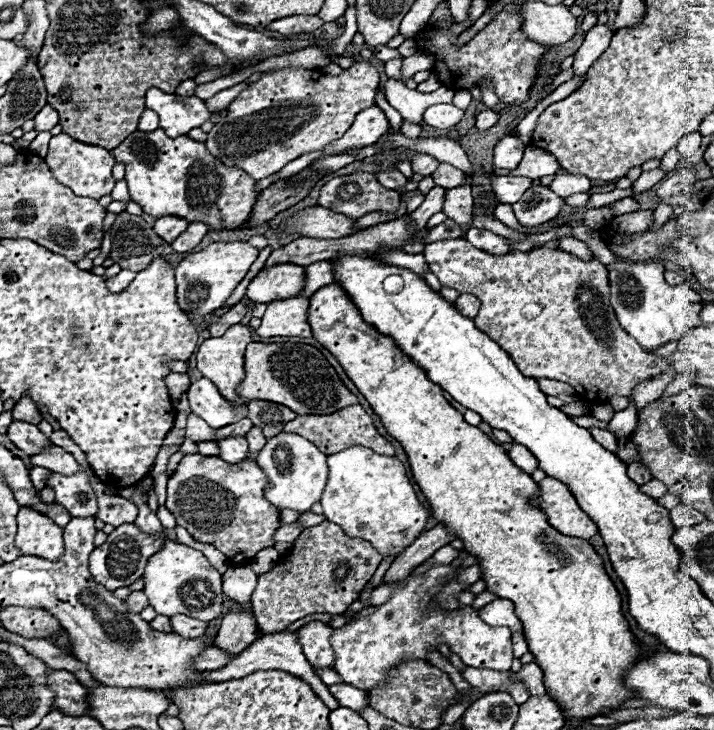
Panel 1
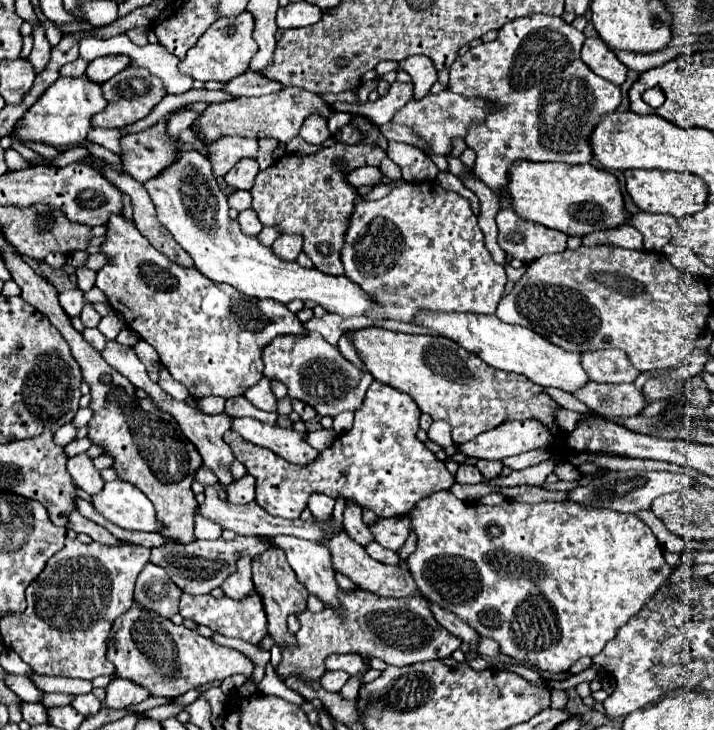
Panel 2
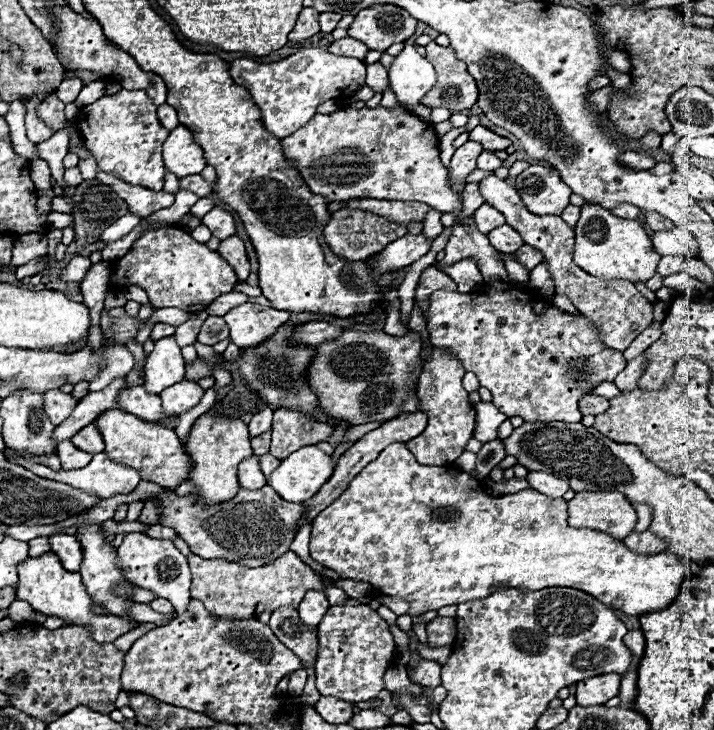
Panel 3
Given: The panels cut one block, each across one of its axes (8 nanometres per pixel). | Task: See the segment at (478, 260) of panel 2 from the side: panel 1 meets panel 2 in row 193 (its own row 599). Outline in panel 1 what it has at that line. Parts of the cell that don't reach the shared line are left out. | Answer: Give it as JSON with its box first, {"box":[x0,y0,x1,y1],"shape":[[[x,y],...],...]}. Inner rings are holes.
{"box":[332,566,512,690],"shape":[[[434,566],[428,574],[420,574],[414,576],[410,574],[410,578],[404,578],[400,582],[394,584],[402,584],[400,592],[394,594],[388,602],[384,602],[382,606],[378,606],[378,610],[366,618],[354,620],[338,630],[332,632],[332,646],[334,646],[334,654],[336,654],[336,664],[334,670],[342,676],[342,680],[346,684],[352,684],[360,690],[370,690],[374,686],[378,686],[386,674],[386,670],[400,662],[400,660],[408,660],[408,658],[426,658],[426,650],[428,648],[438,648],[440,642],[446,642],[450,646],[452,652],[456,652],[460,656],[460,660],[466,666],[474,666],[474,668],[492,668],[498,672],[508,672],[510,664],[512,664],[512,642],[510,642],[510,630],[508,628],[492,628],[484,622],[480,622],[478,612],[462,606],[456,602],[456,598],[452,594],[458,594],[462,590],[468,590],[468,586],[458,582],[458,574],[462,572],[462,566],[458,570],[452,570],[450,566]]]}

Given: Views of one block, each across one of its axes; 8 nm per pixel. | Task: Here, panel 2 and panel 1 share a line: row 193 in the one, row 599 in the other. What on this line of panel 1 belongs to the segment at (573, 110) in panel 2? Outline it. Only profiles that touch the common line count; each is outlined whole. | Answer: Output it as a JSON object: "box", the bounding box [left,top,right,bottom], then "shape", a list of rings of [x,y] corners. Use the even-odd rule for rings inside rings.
{"box":[478,598,524,634],"shape":[[[496,598],[492,600],[488,606],[480,608],[478,610],[478,616],[488,622],[488,626],[506,626],[510,628],[512,634],[516,632],[524,632],[522,628],[522,622],[516,618],[514,614],[514,604],[510,600],[504,600],[504,598]]]}

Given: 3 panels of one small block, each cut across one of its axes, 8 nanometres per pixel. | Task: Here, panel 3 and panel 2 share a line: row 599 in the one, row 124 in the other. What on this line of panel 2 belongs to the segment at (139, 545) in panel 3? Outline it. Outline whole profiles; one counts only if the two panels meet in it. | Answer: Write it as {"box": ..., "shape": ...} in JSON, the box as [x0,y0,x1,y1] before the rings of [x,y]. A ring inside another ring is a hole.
{"box":[144,110,376,318],"shape":[[[178,110],[170,114],[166,122],[168,136],[178,144],[178,158],[164,172],[154,176],[144,184],[148,190],[158,220],[170,230],[174,240],[192,256],[194,266],[216,282],[226,282],[252,298],[270,298],[280,304],[290,300],[312,300],[326,312],[340,314],[344,318],[366,316],[366,312],[376,310],[376,300],[368,296],[358,284],[352,284],[346,276],[328,276],[316,268],[302,268],[298,262],[284,262],[272,254],[270,248],[262,246],[256,236],[244,236],[236,220],[228,216],[226,196],[220,192],[216,176],[212,176],[212,164],[200,152],[184,150],[178,134],[196,120],[198,112]]]}

